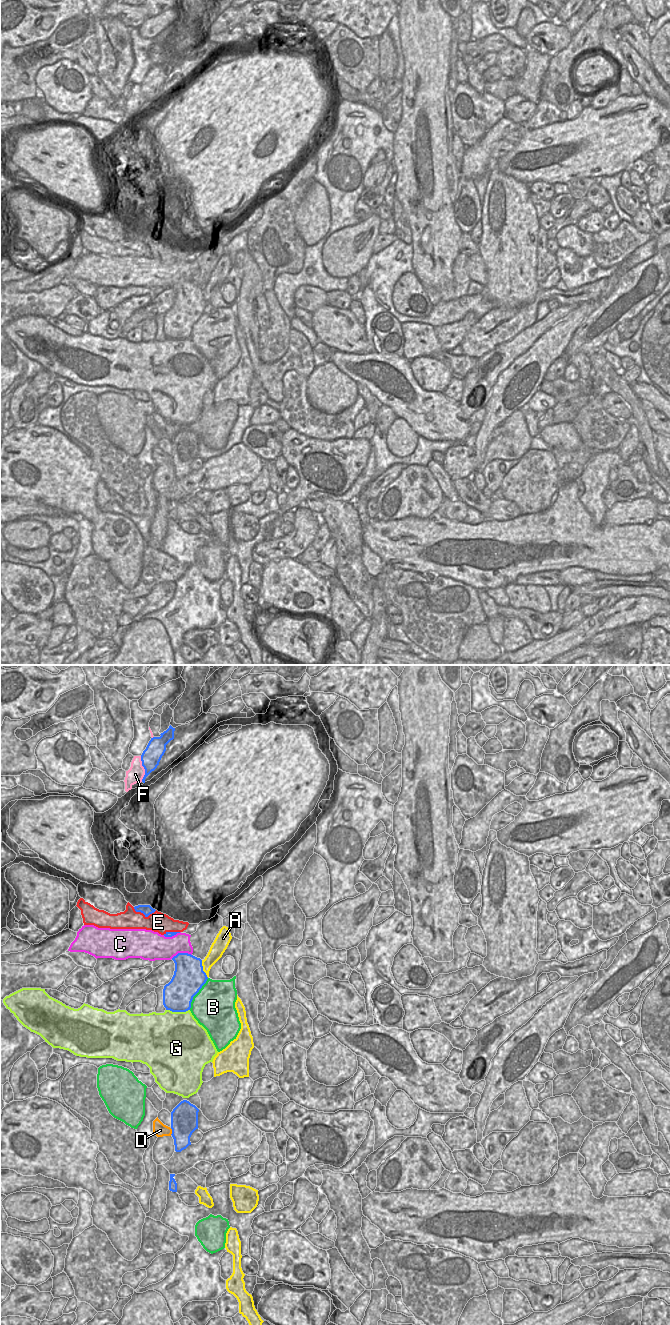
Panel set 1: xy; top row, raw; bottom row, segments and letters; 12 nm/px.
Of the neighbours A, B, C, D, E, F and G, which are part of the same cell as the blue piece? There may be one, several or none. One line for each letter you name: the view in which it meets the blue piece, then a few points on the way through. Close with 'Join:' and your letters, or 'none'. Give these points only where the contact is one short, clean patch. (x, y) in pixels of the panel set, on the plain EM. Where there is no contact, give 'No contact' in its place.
Join: none

